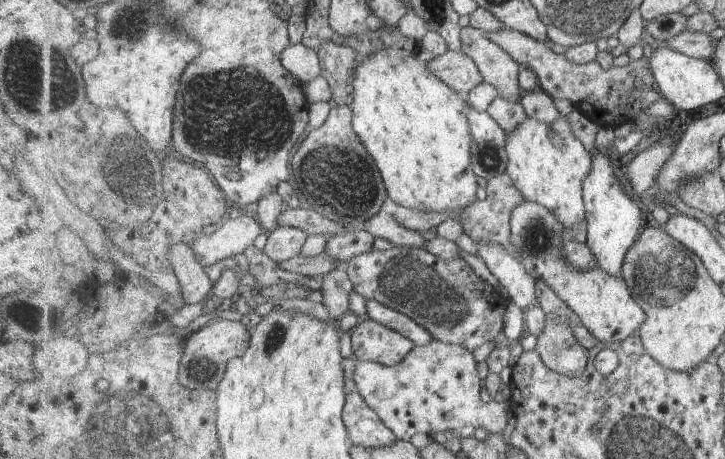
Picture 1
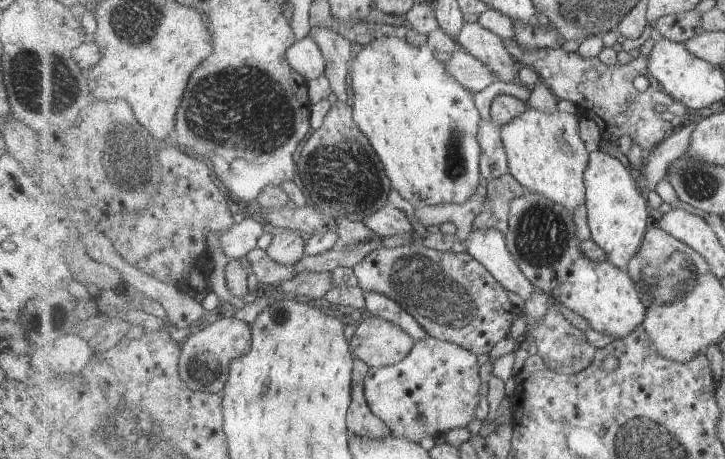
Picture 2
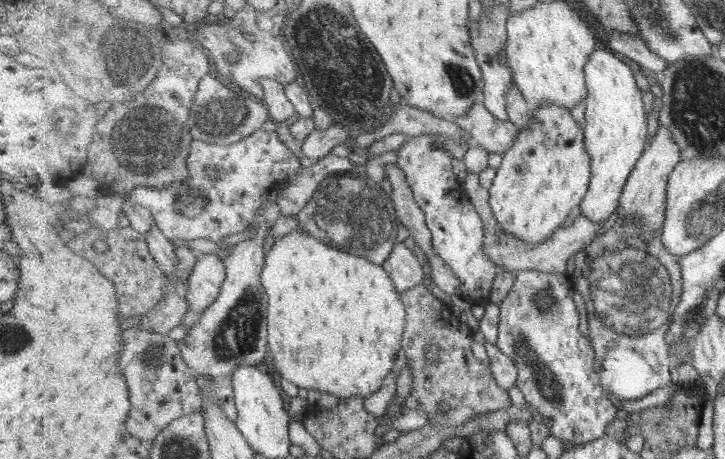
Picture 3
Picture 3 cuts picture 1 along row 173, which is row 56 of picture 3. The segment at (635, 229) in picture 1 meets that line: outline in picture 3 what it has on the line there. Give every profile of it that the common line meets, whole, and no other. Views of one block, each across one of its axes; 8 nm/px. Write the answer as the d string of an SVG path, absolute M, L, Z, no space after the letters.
M596 50L586 68L585 144L592 161L592 183L578 208L589 220L602 224L618 210L628 179L647 147L647 110L644 94L637 86L626 59L619 60L607 50Z

